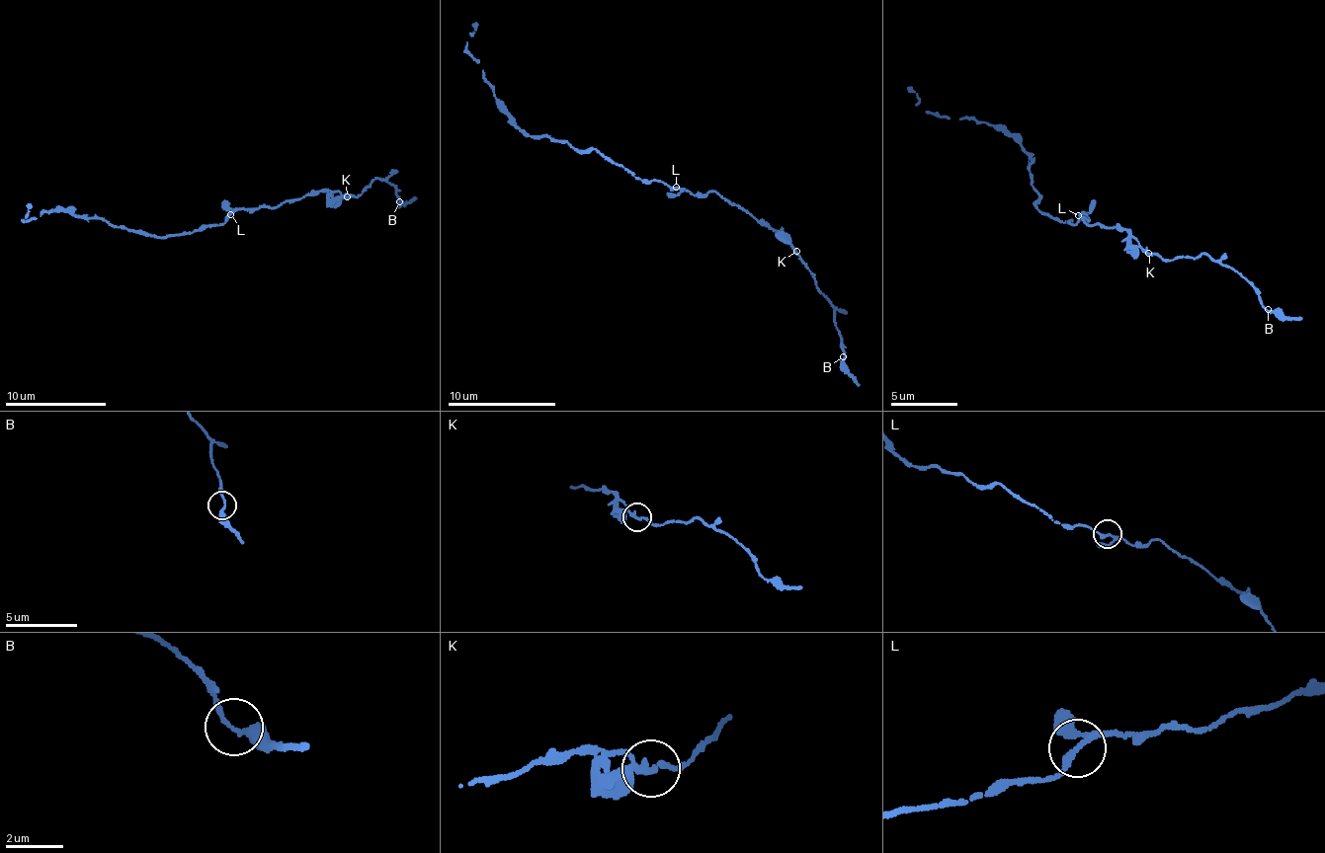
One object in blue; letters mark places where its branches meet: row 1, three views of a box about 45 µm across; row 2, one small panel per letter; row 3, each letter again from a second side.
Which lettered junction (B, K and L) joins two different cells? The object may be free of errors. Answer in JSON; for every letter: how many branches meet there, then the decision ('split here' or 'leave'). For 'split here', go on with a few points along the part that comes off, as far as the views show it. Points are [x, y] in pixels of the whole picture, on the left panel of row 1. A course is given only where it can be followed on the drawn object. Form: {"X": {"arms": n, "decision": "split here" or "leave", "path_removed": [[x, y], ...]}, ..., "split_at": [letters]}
{"B": {"arms": 2, "decision": "leave"}, "K": {"arms": 3, "decision": "leave"}, "L": {"arms": 3, "decision": "leave"}, "split_at": []}

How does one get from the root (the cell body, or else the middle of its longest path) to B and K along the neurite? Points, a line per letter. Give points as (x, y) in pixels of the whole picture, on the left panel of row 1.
B: (227, 218), (237, 209), (281, 205), (323, 192), (331, 197), (361, 194), (378, 177), (392, 185), (399, 201)
K: (227, 218), (237, 209), (281, 205), (323, 192), (331, 197), (347, 196)

